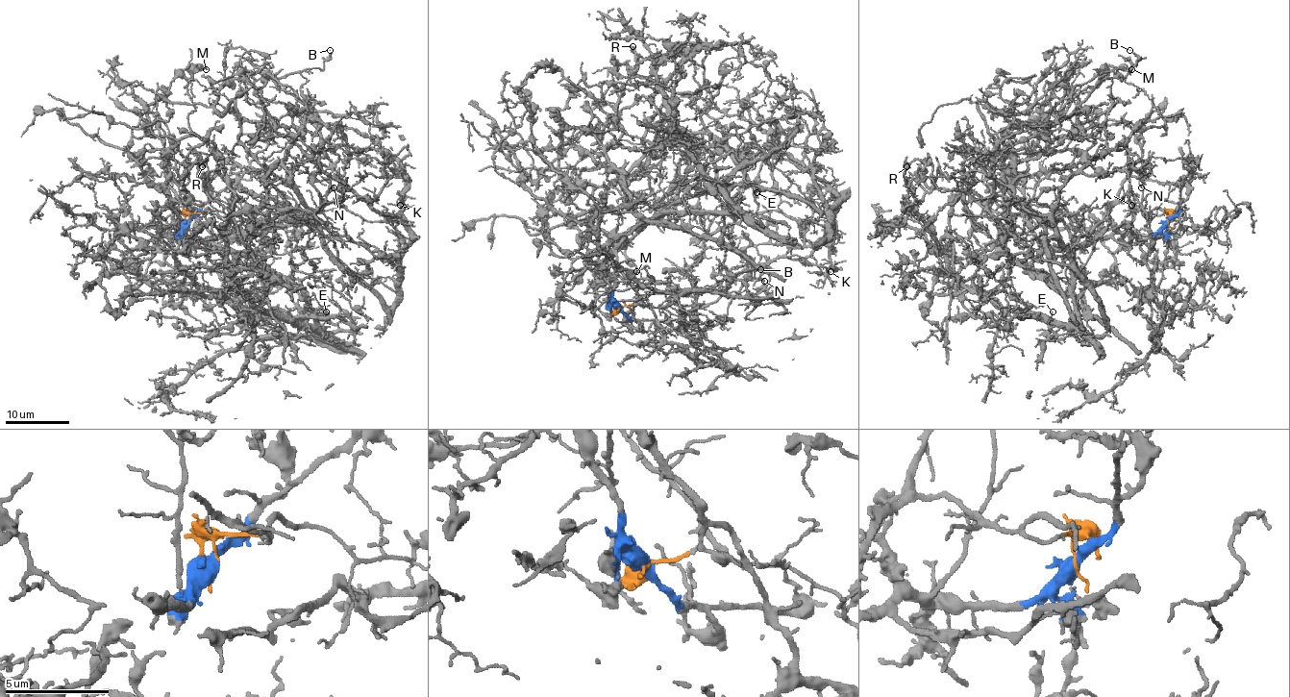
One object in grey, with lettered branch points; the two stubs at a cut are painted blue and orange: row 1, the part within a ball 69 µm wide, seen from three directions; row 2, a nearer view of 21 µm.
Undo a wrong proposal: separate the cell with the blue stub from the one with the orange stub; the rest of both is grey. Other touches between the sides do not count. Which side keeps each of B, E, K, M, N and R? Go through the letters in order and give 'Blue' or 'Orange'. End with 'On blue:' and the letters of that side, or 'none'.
B: Orange
E: Blue
K: Blue
M: Orange
N: Blue
R: Blue
On blue: E, K, N, R

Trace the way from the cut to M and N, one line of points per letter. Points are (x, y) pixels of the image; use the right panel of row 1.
M: (1167, 223), (1119, 199), (1141, 156), (1126, 122), (1091, 124), (1057, 151), (1035, 131), (1111, 67), (1131, 68)
N: (1167, 223), (1040, 253), (1046, 187), (1006, 229), (1070, 262), (1057, 190), (1118, 146), (1141, 187)

